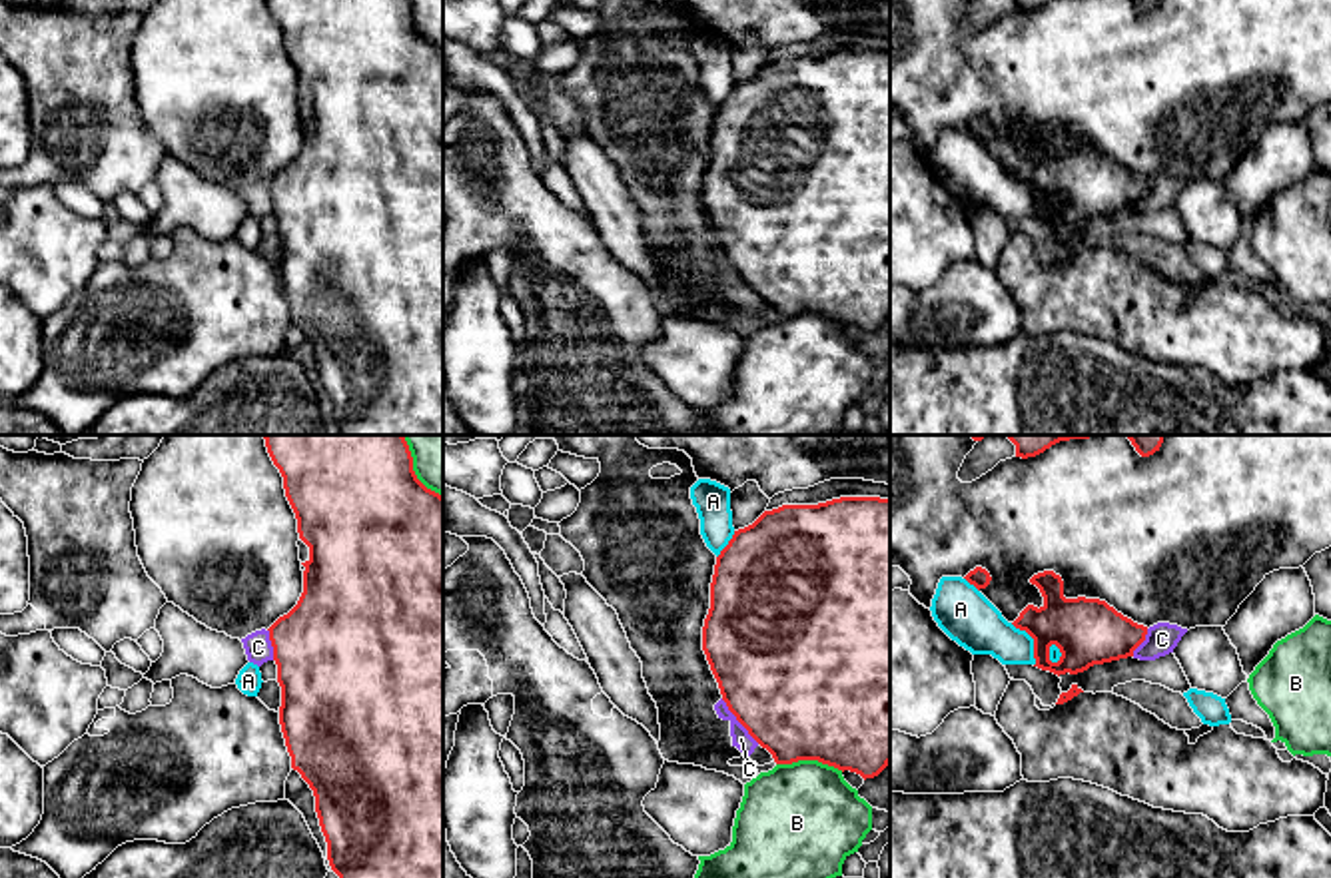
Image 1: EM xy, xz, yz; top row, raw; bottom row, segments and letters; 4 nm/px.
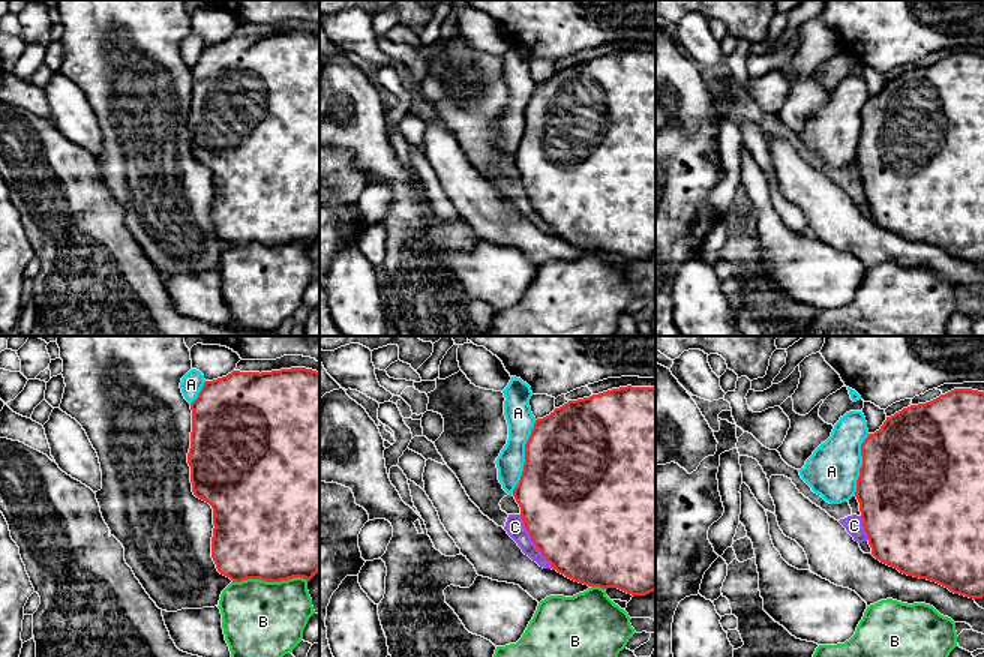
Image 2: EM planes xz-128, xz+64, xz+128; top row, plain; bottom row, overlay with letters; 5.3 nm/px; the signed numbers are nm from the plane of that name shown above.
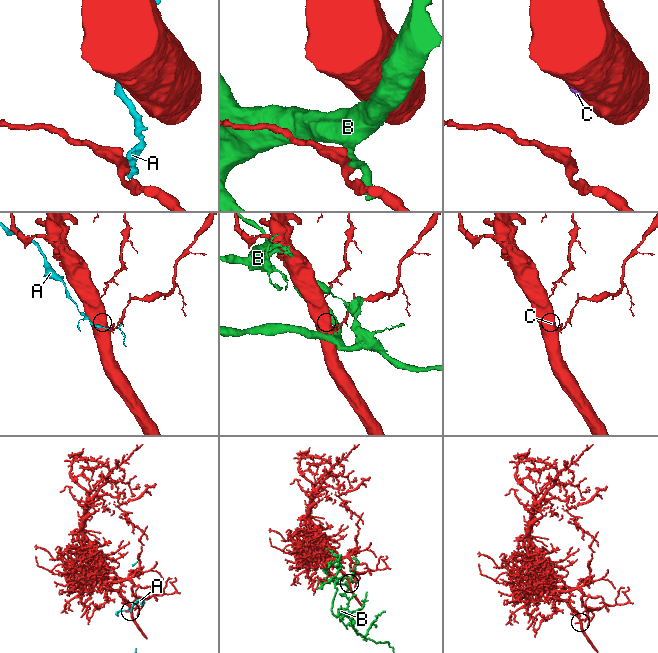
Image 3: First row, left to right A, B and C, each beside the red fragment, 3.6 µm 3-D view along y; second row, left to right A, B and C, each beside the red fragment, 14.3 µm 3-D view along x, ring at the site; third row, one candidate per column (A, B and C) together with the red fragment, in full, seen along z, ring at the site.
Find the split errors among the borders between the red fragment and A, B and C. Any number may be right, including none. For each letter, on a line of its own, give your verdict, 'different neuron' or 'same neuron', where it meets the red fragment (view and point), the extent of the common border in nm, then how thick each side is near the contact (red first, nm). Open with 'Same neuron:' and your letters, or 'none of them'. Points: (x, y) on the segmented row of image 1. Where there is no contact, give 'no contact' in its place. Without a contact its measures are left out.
Same neuron: none of them
A: different neuron | yz (1034, 641) | 200 nm | 280/200 nm
B: different neuron | xz (811, 759) | 280 nm | 500/460 nm
C: different neuron | xz (737, 719) | 240 nm | 500/80 nm

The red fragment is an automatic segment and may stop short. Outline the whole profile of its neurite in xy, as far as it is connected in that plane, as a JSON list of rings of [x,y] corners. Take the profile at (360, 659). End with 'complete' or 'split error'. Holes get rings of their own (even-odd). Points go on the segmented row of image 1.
[[[263,435],[297,519],[303,593],[267,631],[281,686],[279,724],[291,756],[315,796],[327,860],[339,878],[443,878],[443,497],[413,471],[403,435]]]; split error

